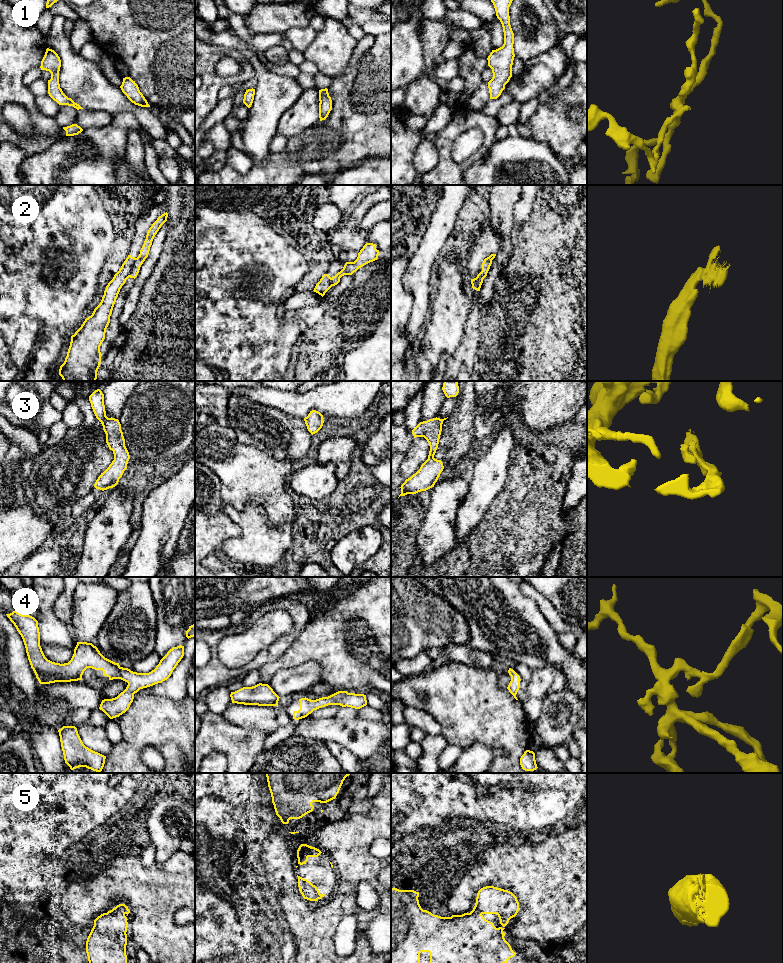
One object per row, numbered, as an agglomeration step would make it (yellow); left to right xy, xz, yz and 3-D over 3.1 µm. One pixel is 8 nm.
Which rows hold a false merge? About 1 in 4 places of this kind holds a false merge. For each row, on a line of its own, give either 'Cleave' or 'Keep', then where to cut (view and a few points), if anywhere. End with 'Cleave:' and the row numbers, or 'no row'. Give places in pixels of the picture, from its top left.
1: Keep. No split
2: Cleave. Split along xy (136, 258), (128, 276)
3: Keep. No split
4: Keep. No split
5: Keep. No split
Cleave: 2

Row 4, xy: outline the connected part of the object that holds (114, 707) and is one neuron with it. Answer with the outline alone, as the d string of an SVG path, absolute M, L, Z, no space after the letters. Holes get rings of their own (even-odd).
M17 611L6 615L23 639L31 668L40 684L82 680L87 668L102 670L103 675L109 680L121 679L127 682L126 689L117 697L104 699L100 704L99 709L110 719L125 713L133 702L134 694L140 689L167 680L184 656L184 646L173 647L154 670L149 673L137 673L105 658L92 643L77 642L68 663L55 663L48 660L42 651L38 621L34 617L22 615Z

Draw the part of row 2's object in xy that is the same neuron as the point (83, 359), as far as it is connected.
M128 255L119 271L106 286L100 304L71 336L67 356L59 369L63 381L96 381L102 356L100 346L105 339L106 329L120 289L129 278L135 261L135 257Z

